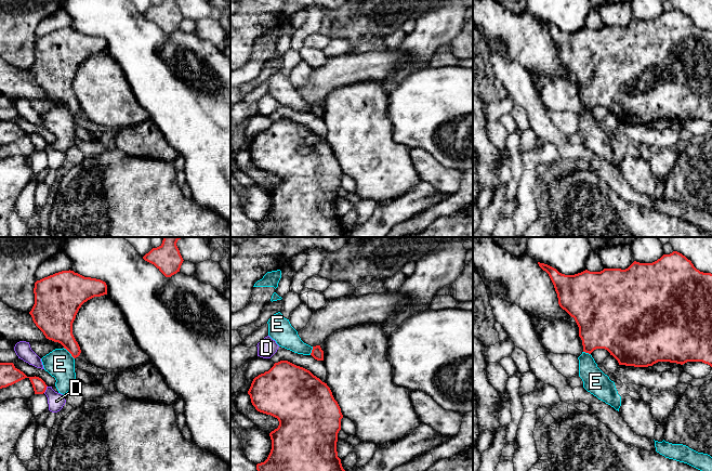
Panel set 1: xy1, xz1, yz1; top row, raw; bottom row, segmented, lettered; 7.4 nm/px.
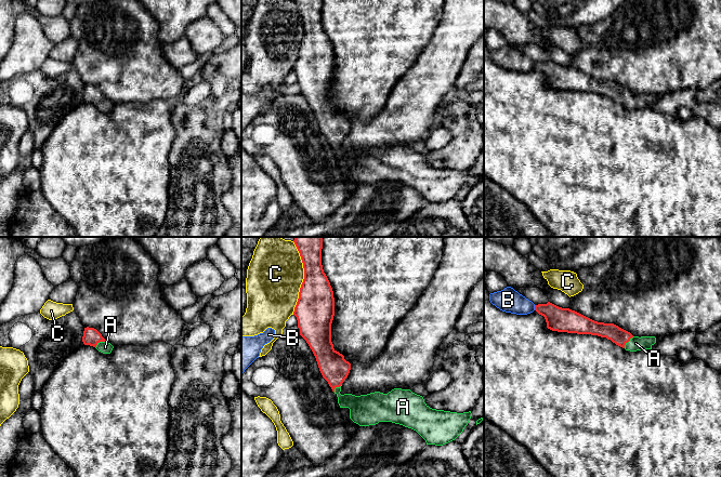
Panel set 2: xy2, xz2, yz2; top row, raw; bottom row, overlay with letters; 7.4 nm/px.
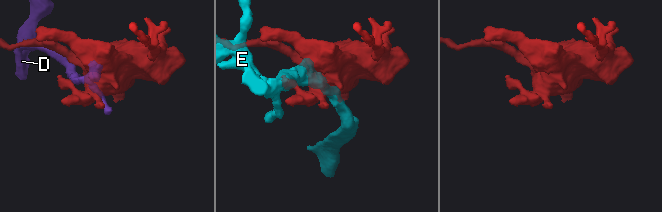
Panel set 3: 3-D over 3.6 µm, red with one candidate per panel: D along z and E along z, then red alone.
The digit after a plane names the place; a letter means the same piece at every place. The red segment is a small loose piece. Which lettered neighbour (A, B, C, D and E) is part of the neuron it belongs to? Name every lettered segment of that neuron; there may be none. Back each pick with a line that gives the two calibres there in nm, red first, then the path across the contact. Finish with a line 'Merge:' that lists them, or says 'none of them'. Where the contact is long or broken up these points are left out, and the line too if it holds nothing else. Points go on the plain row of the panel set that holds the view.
A: 120/100 nm | across yz2 (619, 94), (628, 98), (636, 101)
Merge: A

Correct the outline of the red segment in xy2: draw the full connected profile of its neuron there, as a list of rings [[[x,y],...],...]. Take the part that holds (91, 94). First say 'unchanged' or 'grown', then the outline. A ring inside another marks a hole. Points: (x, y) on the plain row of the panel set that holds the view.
grown; [[[84,85],[82,100],[84,103],[95,105],[99,109],[103,111],[110,111],[114,106],[114,104],[108,101],[94,85]]]

